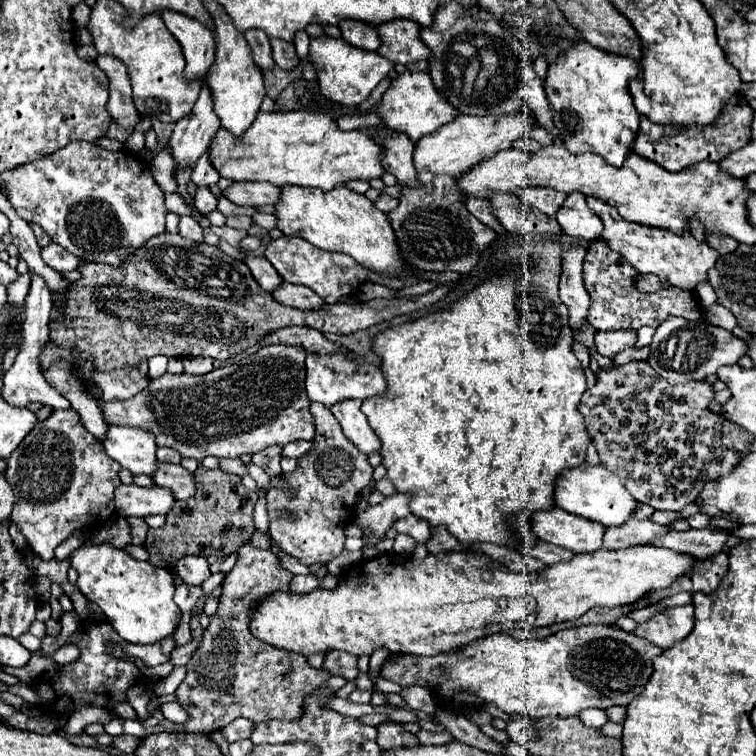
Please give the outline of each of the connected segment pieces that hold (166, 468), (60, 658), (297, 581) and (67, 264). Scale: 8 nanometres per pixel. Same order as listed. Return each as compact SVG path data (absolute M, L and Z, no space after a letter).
M158 463L158 471L152 475L152 479L158 487L172 489L174 497L182 499L182 501L186 501L188 497L192 497L196 493L196 479L182 465Z
M68 641L66 645L62 645L62 647L52 655L52 659L58 661L60 665L68 665L68 663L76 661L78 657L80 657L80 649L78 649L78 645L72 643L72 641Z
M296 575L292 581L290 581L290 591L292 593L298 593L298 595L304 595L304 593L312 593L318 589L318 579L314 575Z
M50 243L48 247L42 249L42 259L52 267L56 269L58 273L66 273L66 271L74 271L78 267L78 259L68 253L66 249L62 249L60 245L56 243Z

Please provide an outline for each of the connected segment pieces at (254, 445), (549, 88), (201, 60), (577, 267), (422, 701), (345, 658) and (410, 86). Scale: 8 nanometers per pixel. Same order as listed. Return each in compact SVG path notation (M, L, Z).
M268 345L256 353L244 357L240 363L220 367L208 375L162 375L152 379L150 385L126 401L100 403L104 419L116 425L140 427L152 431L160 447L172 447L182 457L194 457L202 461L208 455L214 457L240 457L242 453L256 453L268 445L286 445L290 441L312 441L314 421L310 413L310 401L304 393L304 359L306 351L292 345Z
M576 45L556 63L550 63L544 89L552 109L636 109L628 93L632 79L640 79L640 65L630 57L606 53L592 45Z
M176 11L162 13L162 19L170 29L170 33L182 45L186 57L186 69L184 69L186 79L188 81L204 79L214 63L214 53L216 53L216 43L210 29L200 25L196 19L184 17Z
M572 247L570 251L562 255L564 263L562 263L562 273L560 273L560 299L568 307L572 329L584 323L588 315L588 307L590 307L590 297L582 281L584 255L586 255L584 247Z
M422 685L402 687L400 697L412 709L436 709L436 697L430 693L430 689L424 689Z
M328 651L324 659L324 669L328 669L332 675L342 675L344 679L354 679L358 675L358 657L352 657L352 653L344 651Z
M404 71L400 77L396 77L386 89L376 113L384 119L390 129L406 133L414 143L426 135L436 133L442 125L450 123L458 115L456 109L452 109L452 105L448 105L448 101L444 101L444 97L436 93L430 75L420 71Z

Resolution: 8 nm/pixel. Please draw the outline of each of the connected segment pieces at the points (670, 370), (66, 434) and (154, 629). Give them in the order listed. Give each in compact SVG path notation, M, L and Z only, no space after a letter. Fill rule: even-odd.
M668 317L656 329L650 349L652 349L652 355L648 363L656 369L660 377L672 383L688 383L692 379L696 381L706 379L708 375L716 373L722 365L734 365L748 353L746 341L736 337L732 331L710 325L706 321L684 321L682 317Z
M56 409L46 421L32 429L8 459L6 479L16 499L12 523L16 523L18 531L42 561L52 561L54 549L68 539L74 529L90 521L108 521L116 513L112 499L116 485L120 485L120 469L122 467L104 453L102 443L84 429L74 409Z
M112 545L80 547L70 555L70 563L78 569L76 587L88 601L94 601L102 609L108 623L124 641L154 645L176 631L182 611L174 601L176 585L172 573L148 565L148 561L136 561Z

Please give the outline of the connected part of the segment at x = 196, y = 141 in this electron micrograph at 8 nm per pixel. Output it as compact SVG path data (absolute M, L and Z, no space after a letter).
M204 83L198 101L194 103L194 109L186 117L182 117L172 131L170 153L176 165L182 167L194 165L200 159L200 155L208 149L218 129L220 129L220 119L212 109L210 89Z

